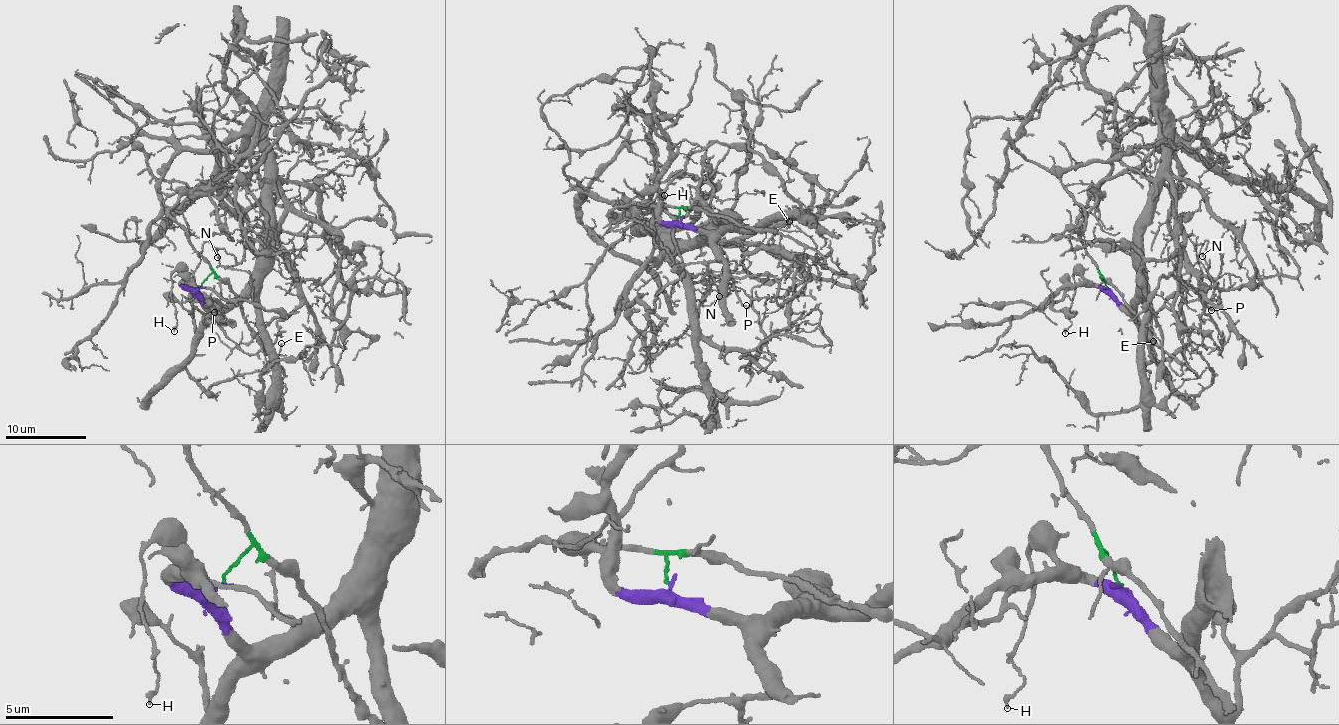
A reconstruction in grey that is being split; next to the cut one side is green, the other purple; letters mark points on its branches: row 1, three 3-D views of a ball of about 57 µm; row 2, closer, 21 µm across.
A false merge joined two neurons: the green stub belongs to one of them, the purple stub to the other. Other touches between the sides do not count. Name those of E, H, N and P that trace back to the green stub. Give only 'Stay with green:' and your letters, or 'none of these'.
Stay with green: E

